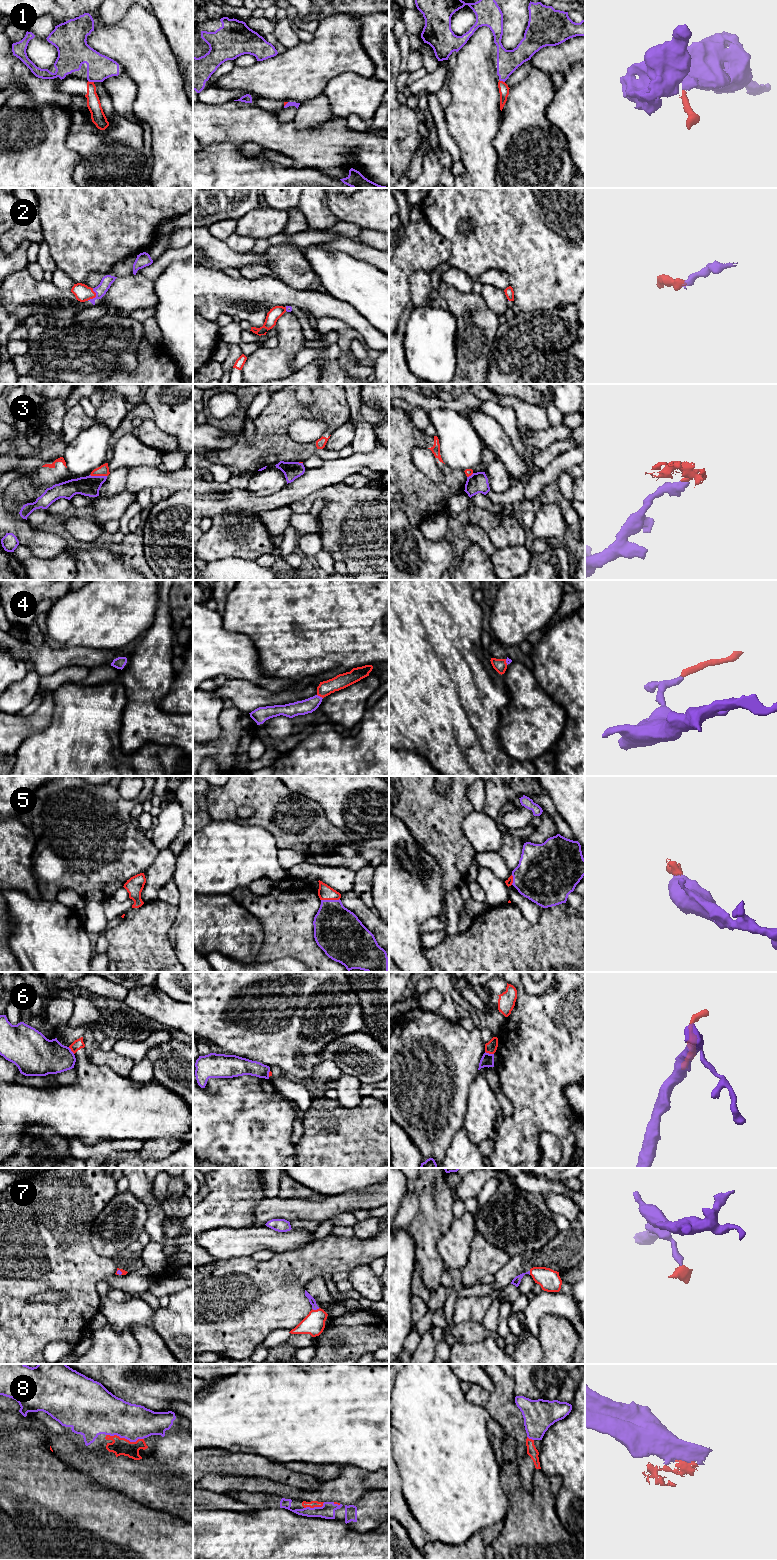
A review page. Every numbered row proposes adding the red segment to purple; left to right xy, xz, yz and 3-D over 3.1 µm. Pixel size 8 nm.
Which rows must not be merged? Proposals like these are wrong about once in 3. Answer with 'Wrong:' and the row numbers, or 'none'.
Wrong: 1, 3, 6, 8

